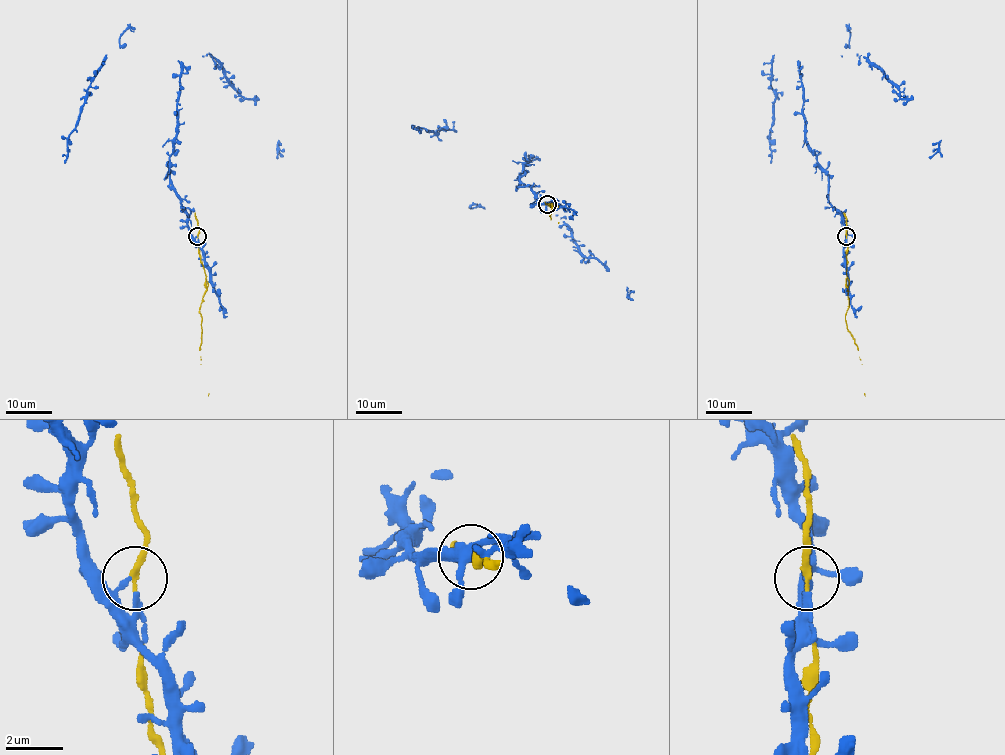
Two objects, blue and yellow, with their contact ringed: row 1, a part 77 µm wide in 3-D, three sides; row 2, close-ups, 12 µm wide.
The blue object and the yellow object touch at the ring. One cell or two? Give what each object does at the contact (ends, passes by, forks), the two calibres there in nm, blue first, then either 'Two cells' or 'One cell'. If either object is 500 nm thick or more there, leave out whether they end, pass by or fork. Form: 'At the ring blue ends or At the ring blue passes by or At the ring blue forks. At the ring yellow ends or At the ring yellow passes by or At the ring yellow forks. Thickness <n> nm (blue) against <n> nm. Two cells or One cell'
At the ring blue ends. At the ring yellow ends. Thickness 200 nm (blue) against 240 nm. Two cells

